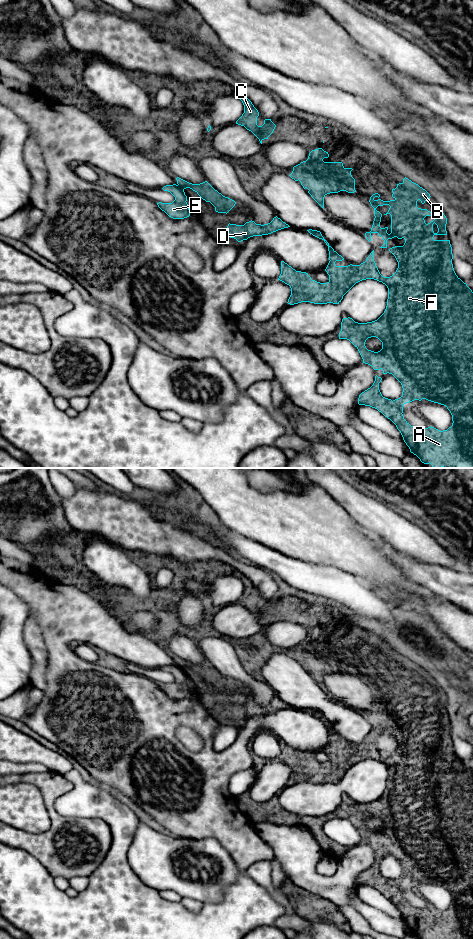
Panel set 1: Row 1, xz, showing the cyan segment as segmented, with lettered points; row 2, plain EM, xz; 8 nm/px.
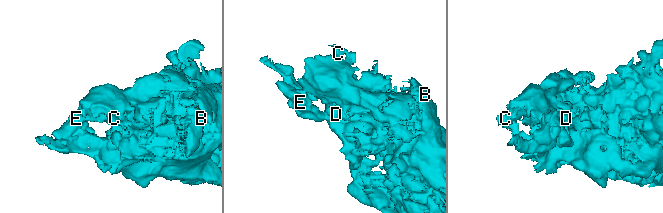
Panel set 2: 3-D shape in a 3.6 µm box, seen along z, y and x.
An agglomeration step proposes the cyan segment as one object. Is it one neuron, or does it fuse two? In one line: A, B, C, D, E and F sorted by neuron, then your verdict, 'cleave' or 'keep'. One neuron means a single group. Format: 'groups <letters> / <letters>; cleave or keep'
groups A B C D F / E; cleave

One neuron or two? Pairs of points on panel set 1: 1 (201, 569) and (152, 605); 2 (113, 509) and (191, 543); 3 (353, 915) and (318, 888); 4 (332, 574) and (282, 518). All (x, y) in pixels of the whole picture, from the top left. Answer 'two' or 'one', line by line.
1: one
2: one
3: two
4: two

